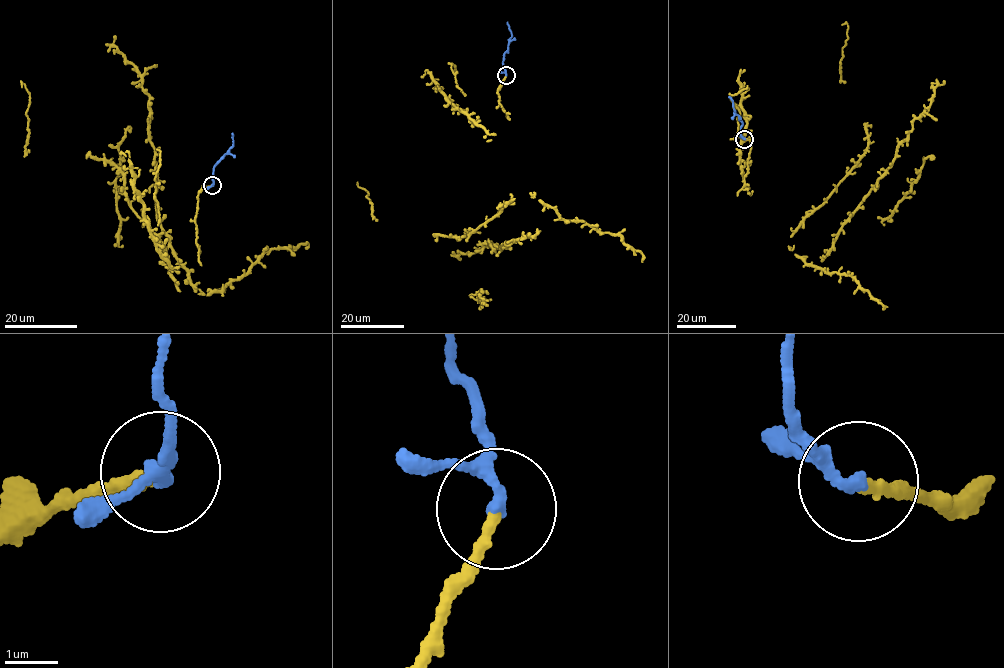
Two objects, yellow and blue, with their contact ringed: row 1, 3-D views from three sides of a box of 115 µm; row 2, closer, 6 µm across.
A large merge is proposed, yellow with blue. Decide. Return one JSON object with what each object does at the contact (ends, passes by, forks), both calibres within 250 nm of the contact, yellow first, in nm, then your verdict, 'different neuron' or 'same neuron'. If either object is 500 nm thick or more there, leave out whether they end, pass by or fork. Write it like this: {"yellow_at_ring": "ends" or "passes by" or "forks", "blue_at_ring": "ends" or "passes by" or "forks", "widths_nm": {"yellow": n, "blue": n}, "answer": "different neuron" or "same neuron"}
{"yellow_at_ring": "ends", "blue_at_ring": "passes by", "widths_nm": {"yellow": 220, "blue": 190}, "answer": "same neuron"}

